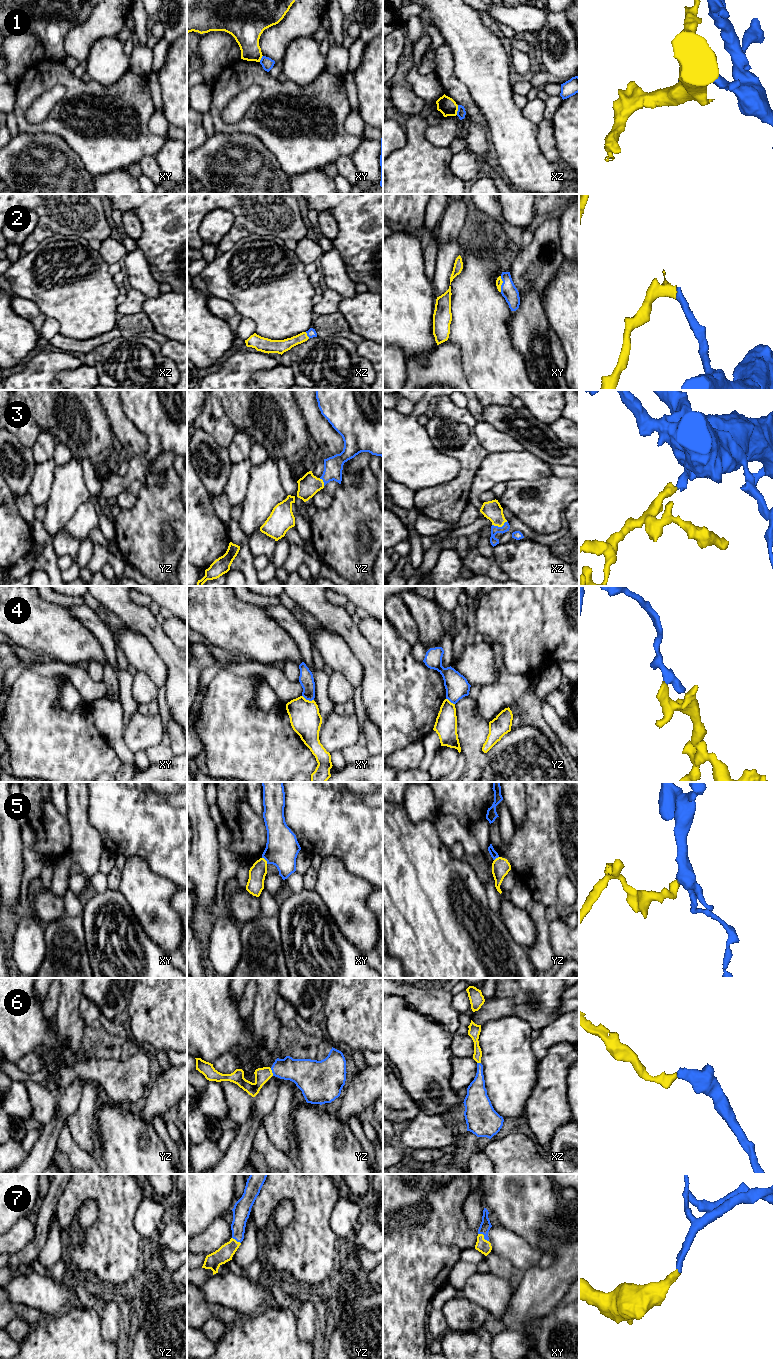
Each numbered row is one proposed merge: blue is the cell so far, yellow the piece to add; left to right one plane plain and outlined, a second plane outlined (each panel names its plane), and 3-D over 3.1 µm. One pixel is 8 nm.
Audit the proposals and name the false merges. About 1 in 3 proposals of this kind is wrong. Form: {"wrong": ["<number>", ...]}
{"wrong": ["1", "4", "5"]}

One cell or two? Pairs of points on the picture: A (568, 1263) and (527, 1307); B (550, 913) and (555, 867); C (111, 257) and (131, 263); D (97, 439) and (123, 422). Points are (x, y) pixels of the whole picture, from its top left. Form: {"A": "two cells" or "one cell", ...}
{"A": "one cell", "B": "two cells", "C": "two cells", "D": "two cells"}

